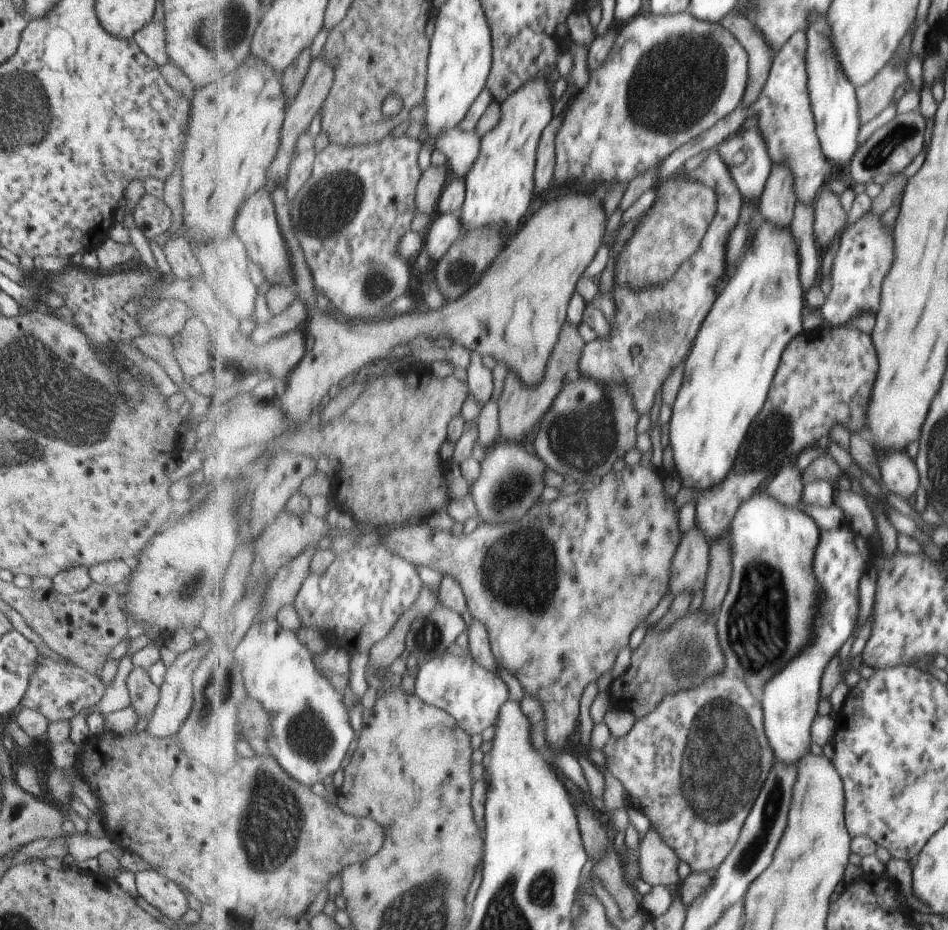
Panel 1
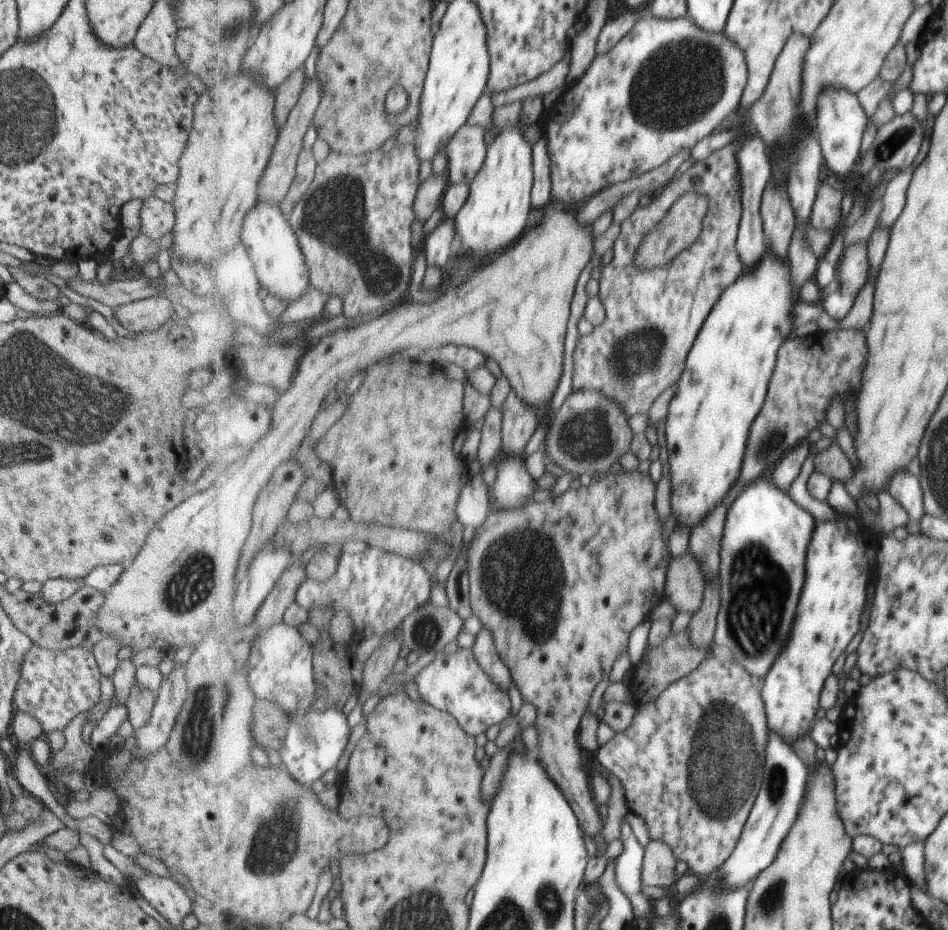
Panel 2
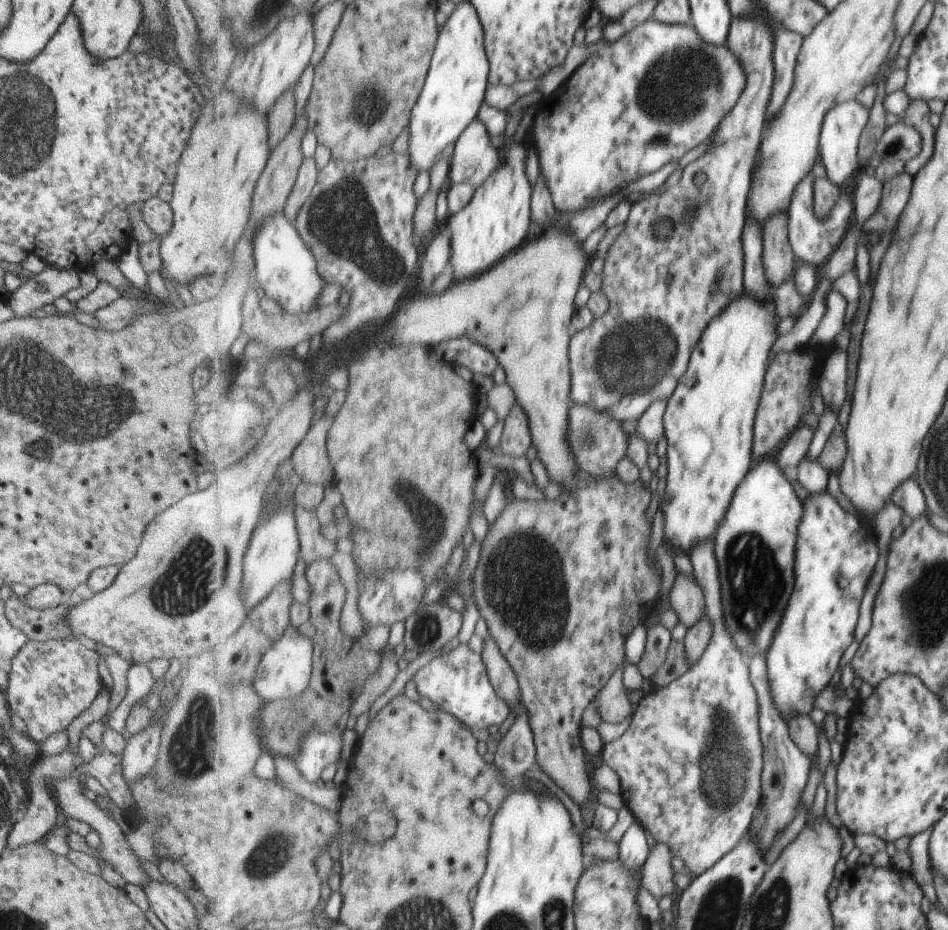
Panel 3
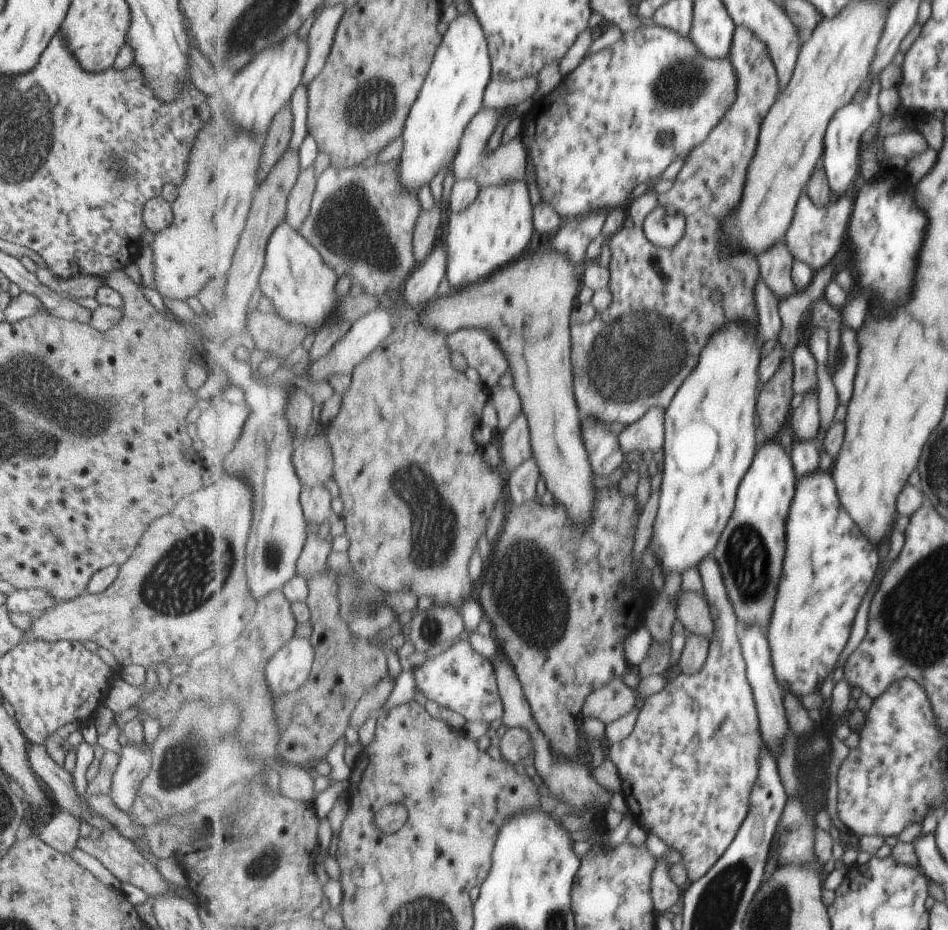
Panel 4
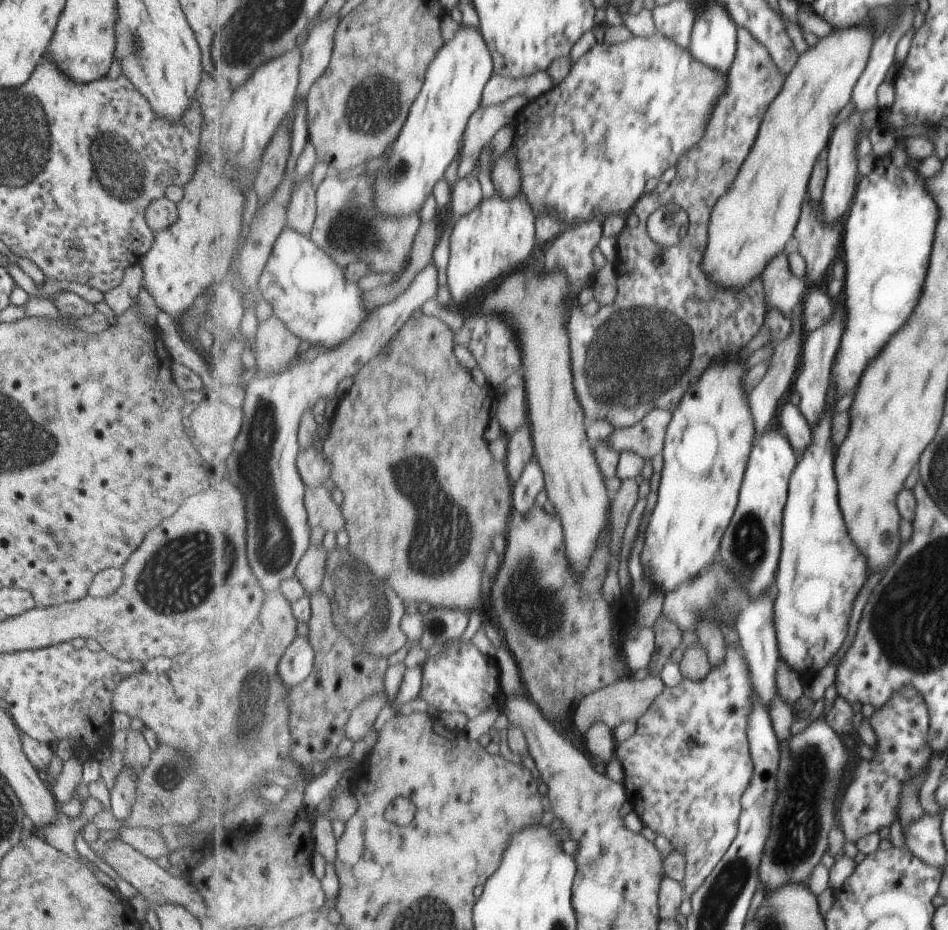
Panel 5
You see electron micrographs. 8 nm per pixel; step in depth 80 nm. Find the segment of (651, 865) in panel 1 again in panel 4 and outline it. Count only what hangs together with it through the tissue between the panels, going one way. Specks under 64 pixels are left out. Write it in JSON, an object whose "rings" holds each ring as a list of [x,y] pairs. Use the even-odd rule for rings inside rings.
{"rings":[[[657,859],[655,873],[652,874],[652,899],[659,914],[669,912],[681,900],[679,885],[670,875],[671,865]]]}

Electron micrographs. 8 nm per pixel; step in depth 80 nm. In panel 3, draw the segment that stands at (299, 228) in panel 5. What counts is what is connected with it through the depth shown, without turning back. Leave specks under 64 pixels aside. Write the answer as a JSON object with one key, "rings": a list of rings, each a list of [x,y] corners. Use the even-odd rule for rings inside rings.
{"rings":[[[306,158],[300,166],[298,177],[291,196],[286,202],[284,213],[295,224],[301,207],[307,202],[318,181],[317,164],[315,158]]]}

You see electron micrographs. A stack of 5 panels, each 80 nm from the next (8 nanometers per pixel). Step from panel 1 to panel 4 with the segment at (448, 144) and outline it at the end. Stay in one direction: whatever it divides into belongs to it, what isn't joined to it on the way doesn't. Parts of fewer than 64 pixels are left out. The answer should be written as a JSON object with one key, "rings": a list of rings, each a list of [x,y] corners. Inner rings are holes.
{"rings":[[[484,108],[469,123],[460,142],[460,150],[451,167],[455,181],[464,181],[470,177],[477,181],[481,187],[488,187],[525,178],[525,166],[527,166],[529,154],[527,144],[521,135],[516,136],[506,144],[501,144],[494,150],[489,150],[489,138],[491,138],[491,134],[497,126],[497,120],[501,116],[503,116],[502,110]]]}

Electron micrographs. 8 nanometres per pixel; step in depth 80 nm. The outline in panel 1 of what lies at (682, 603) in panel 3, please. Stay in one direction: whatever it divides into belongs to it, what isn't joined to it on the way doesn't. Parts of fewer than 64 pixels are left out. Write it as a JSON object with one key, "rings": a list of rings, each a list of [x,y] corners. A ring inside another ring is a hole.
{"rings":[[[695,522],[694,527],[684,532],[680,540],[679,549],[674,558],[673,574],[670,584],[670,592],[674,596],[680,595],[683,591],[693,591],[695,594],[701,588],[705,590],[710,569],[710,554],[711,544],[706,534],[697,527],[697,522]]]}

